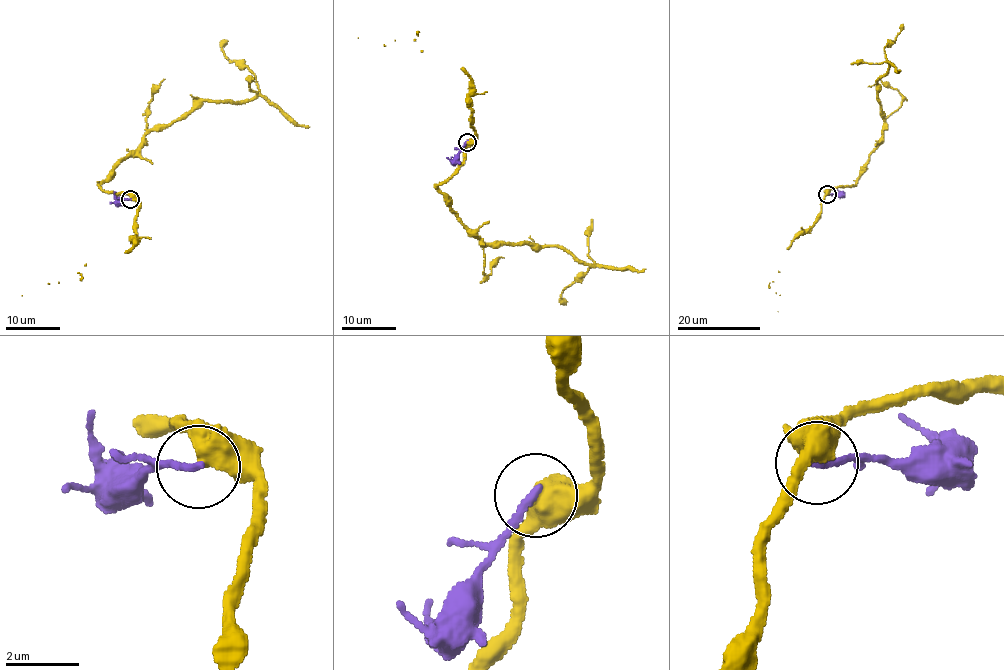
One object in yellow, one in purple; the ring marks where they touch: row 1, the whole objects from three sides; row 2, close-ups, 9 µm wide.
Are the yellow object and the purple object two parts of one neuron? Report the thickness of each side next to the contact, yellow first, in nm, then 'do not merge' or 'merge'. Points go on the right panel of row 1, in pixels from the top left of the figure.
480/200 nm | do not merge

